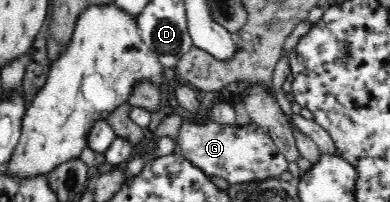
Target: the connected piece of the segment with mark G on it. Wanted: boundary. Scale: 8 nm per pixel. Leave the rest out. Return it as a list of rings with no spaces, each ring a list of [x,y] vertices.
[[[211,120],[199,125],[183,122],[178,145],[195,166],[208,176],[219,176],[230,184],[278,178],[288,171],[289,162],[279,152],[274,140],[255,122],[248,125],[224,125]]]

